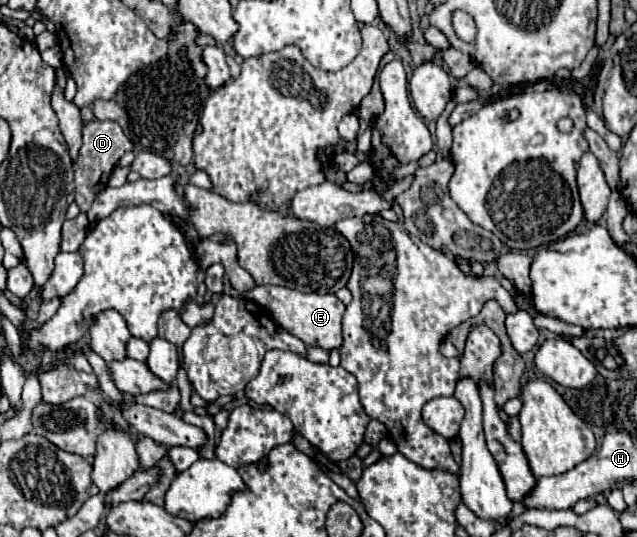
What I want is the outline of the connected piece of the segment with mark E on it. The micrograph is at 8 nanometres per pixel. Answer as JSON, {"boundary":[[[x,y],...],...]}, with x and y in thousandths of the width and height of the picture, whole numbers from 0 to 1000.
{"boundary":[[[402,533],[389,547],[383,547],[392,559],[402,559],[411,574],[427,581],[427,592],[443,611],[452,611],[462,626],[468,626],[480,644],[499,644],[509,652],[524,652],[537,644],[537,588],[540,588],[540,566],[524,547],[477,547],[468,540],[455,540],[446,533]]]}

